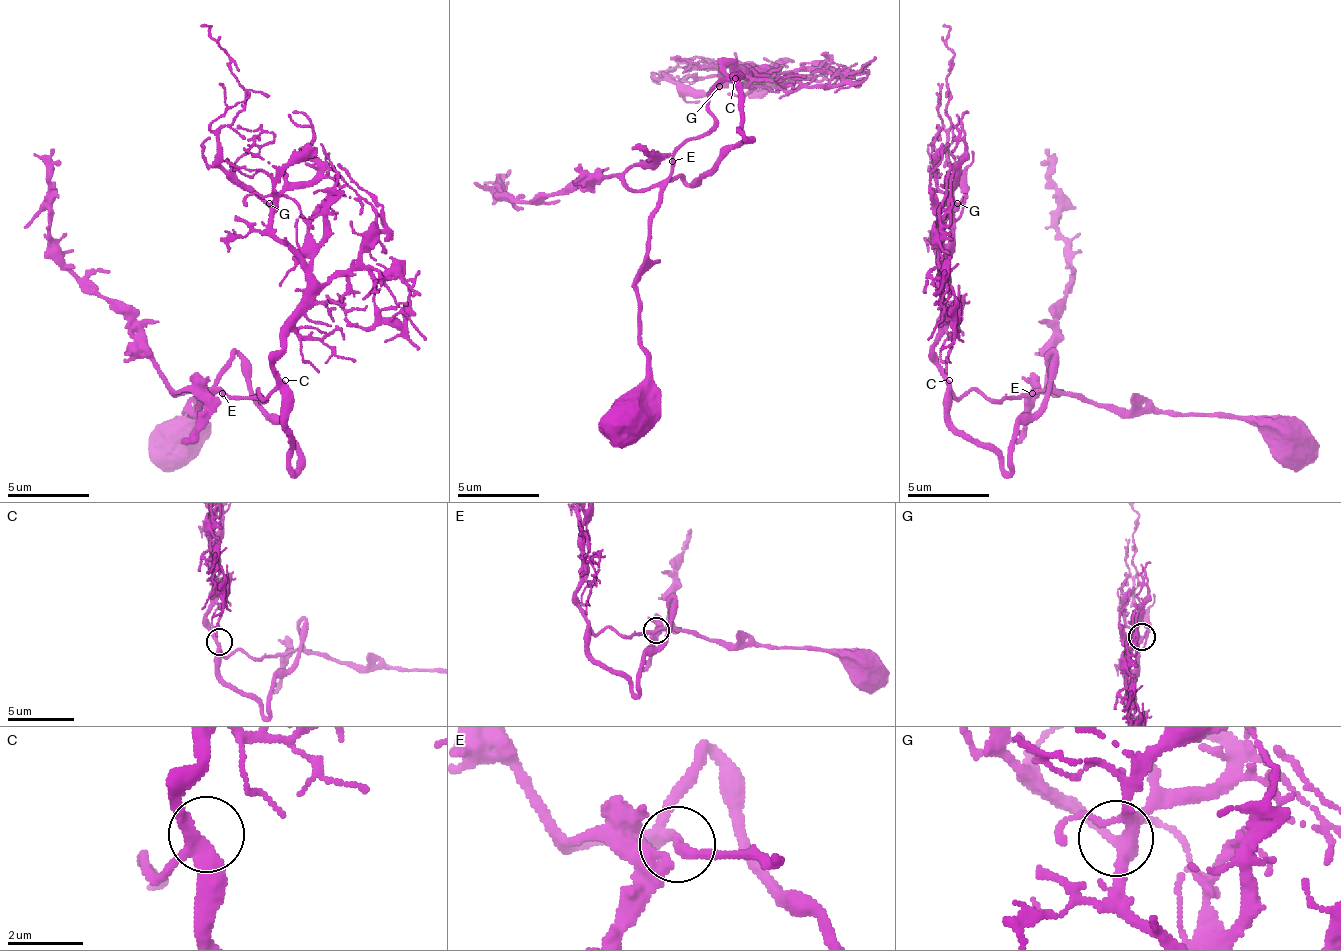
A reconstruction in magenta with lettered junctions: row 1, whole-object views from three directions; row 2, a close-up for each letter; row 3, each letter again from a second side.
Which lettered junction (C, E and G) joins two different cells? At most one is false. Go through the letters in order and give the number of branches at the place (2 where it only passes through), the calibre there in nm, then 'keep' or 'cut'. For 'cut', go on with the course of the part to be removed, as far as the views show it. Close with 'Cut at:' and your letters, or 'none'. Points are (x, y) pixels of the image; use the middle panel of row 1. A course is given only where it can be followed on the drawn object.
C: branches 3; calibre 280 nm; keep
E: branches 3; calibre 180 nm; keep
G: branches 5; calibre 320 nm; keep
Cut at: none

